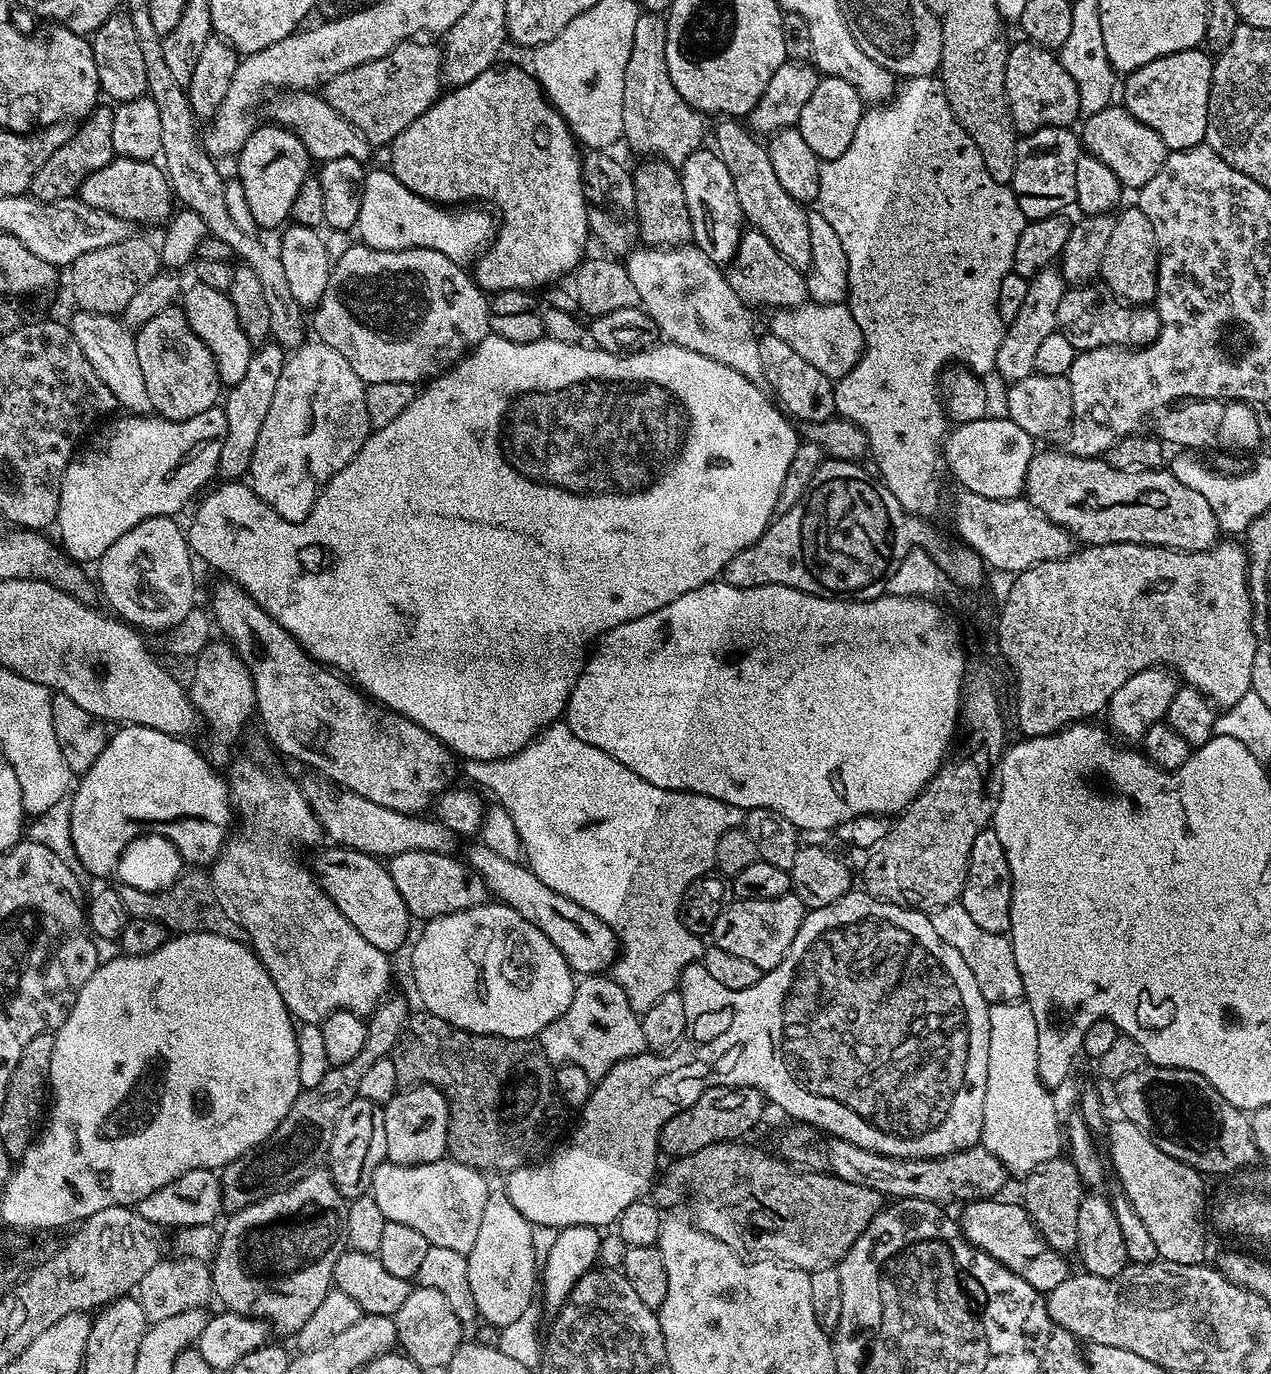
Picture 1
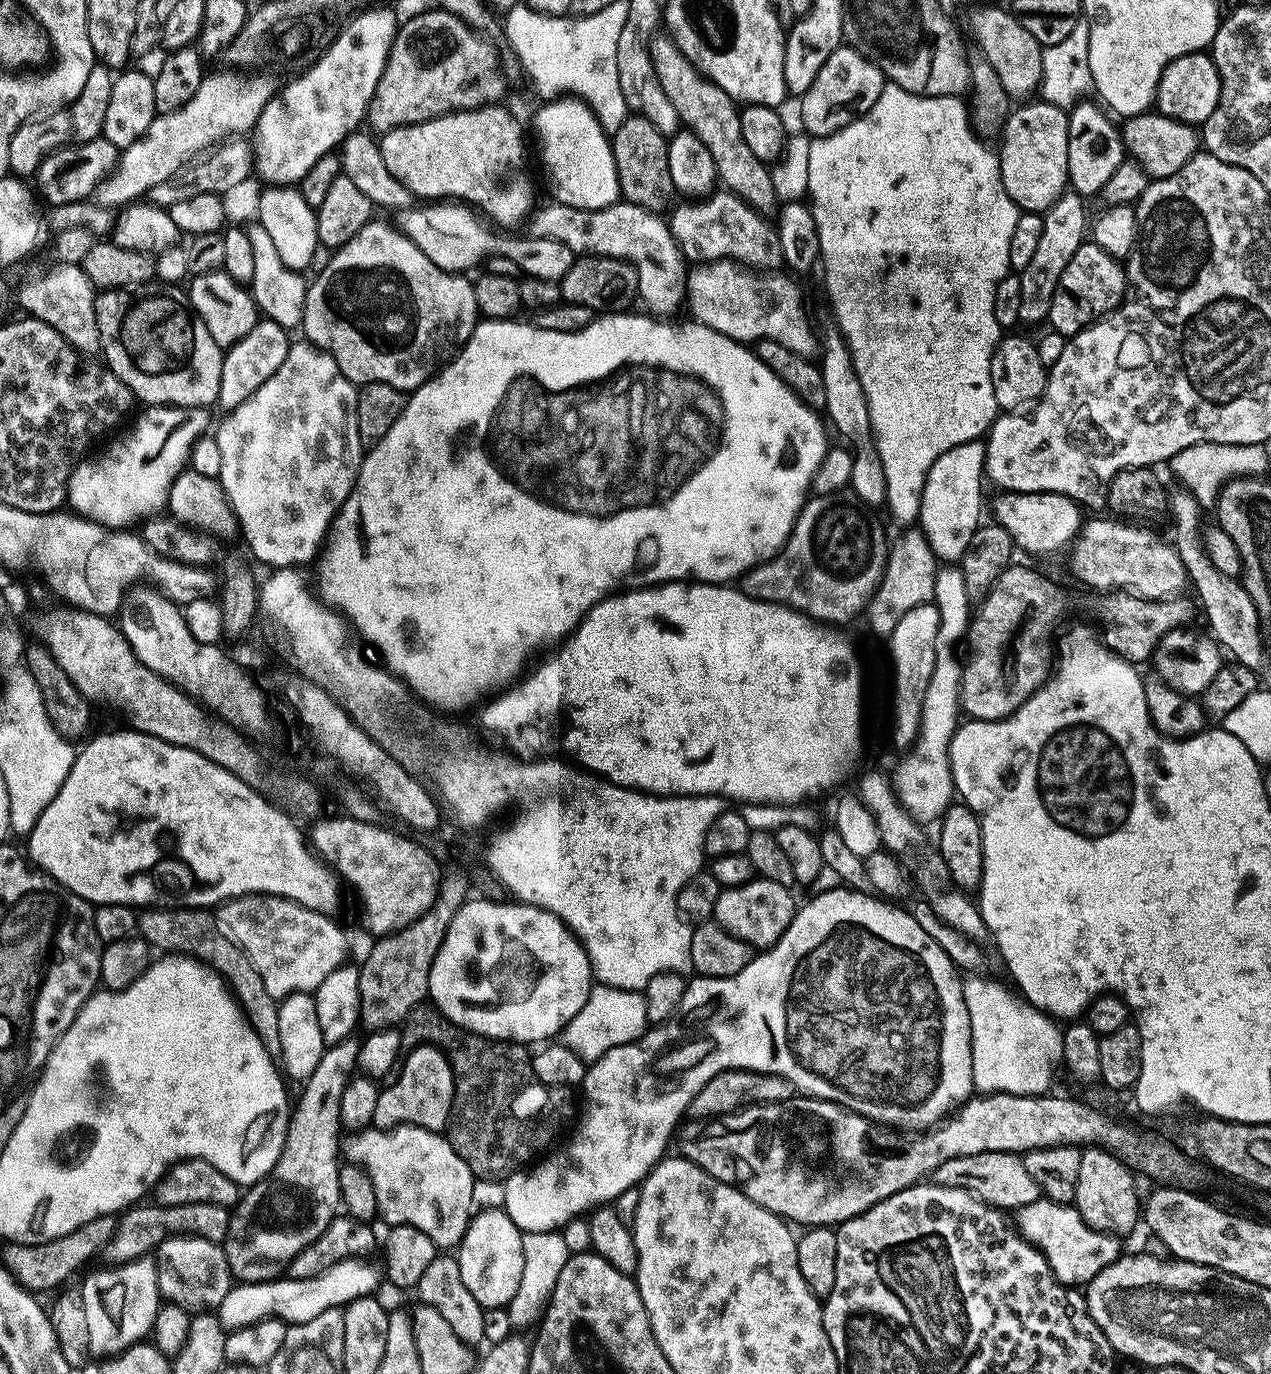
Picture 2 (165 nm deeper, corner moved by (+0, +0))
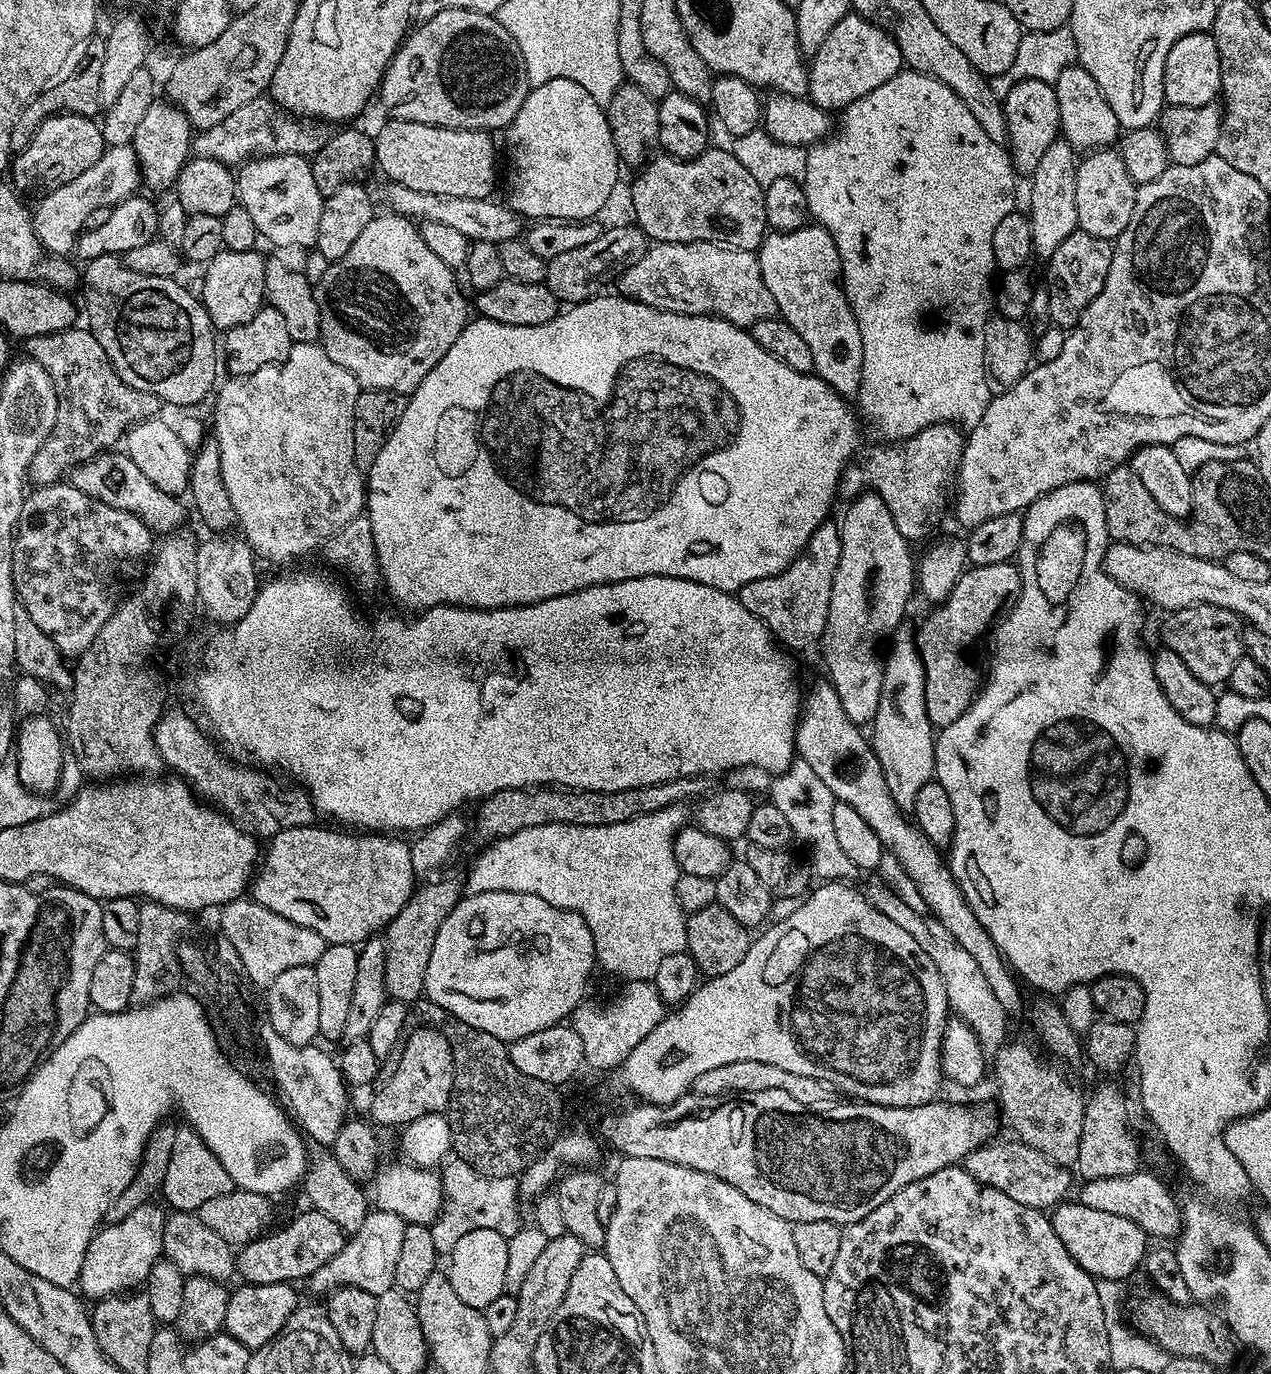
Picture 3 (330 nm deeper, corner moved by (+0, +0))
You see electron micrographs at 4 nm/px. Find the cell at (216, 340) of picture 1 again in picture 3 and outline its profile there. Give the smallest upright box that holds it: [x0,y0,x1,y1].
[202,250,265,330]

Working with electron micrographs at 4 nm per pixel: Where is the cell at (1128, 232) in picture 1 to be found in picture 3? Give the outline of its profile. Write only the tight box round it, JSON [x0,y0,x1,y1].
[1076,150,1138,242]

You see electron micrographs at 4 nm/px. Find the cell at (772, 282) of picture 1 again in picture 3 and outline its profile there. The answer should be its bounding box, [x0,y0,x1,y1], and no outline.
[632,146,769,252]

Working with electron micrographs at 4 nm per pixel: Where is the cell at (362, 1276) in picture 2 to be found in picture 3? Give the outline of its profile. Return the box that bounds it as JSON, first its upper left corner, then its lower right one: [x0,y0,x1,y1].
[306,1211,406,1297]

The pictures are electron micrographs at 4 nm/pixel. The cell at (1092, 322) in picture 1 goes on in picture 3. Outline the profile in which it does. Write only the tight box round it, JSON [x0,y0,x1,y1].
[1046,230,1113,330]

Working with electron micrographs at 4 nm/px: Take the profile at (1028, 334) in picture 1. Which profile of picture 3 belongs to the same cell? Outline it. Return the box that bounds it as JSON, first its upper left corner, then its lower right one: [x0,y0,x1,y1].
[1030,138,1080,262]

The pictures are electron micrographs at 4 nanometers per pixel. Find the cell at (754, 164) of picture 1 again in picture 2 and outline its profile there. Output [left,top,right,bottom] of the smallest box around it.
[651,34,778,217]

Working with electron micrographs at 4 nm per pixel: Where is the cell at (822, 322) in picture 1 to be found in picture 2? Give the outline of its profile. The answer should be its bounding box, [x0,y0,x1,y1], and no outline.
[686,260,818,357]

